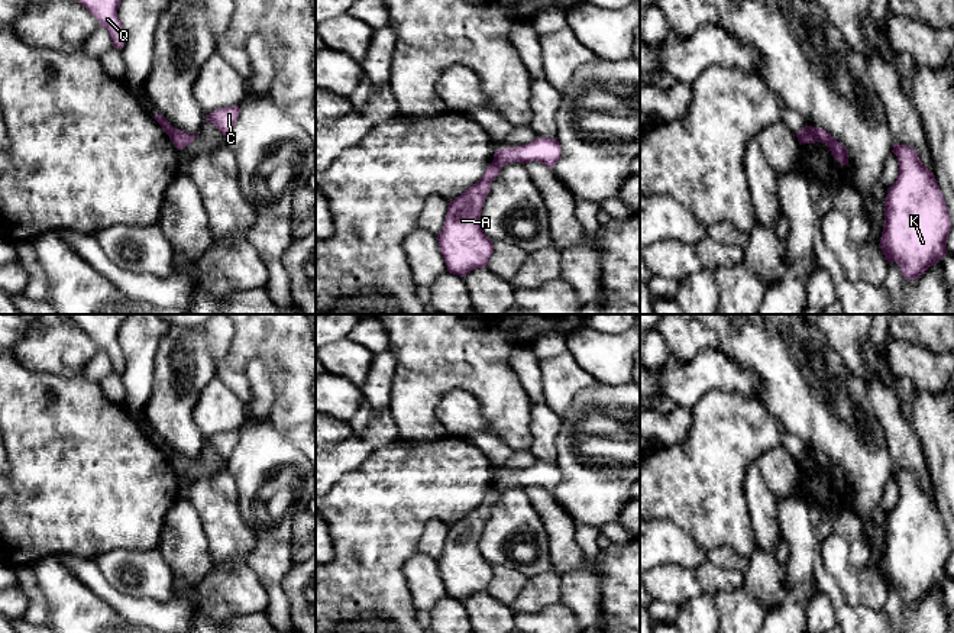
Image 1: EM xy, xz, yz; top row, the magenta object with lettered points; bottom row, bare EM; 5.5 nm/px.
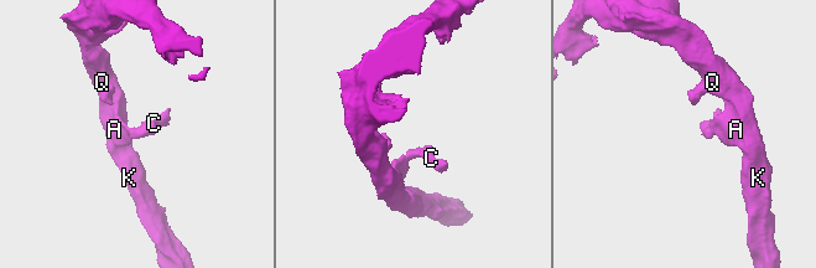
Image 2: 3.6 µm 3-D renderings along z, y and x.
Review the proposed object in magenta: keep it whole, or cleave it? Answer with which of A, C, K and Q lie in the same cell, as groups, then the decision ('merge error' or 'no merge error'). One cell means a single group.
groups A K Q / C; merge error

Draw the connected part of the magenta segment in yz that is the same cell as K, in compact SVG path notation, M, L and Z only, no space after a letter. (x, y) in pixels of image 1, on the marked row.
M893 142L892 152L898 156L899 175L887 188L879 246L887 262L896 262L900 267L905 280L916 280L947 255L951 222L935 175L921 162L916 151Z

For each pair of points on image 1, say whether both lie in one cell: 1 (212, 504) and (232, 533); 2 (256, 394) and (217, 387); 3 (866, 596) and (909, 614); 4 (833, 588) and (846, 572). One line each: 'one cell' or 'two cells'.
1: one cell
2: two cells
3: two cells
4: two cells

